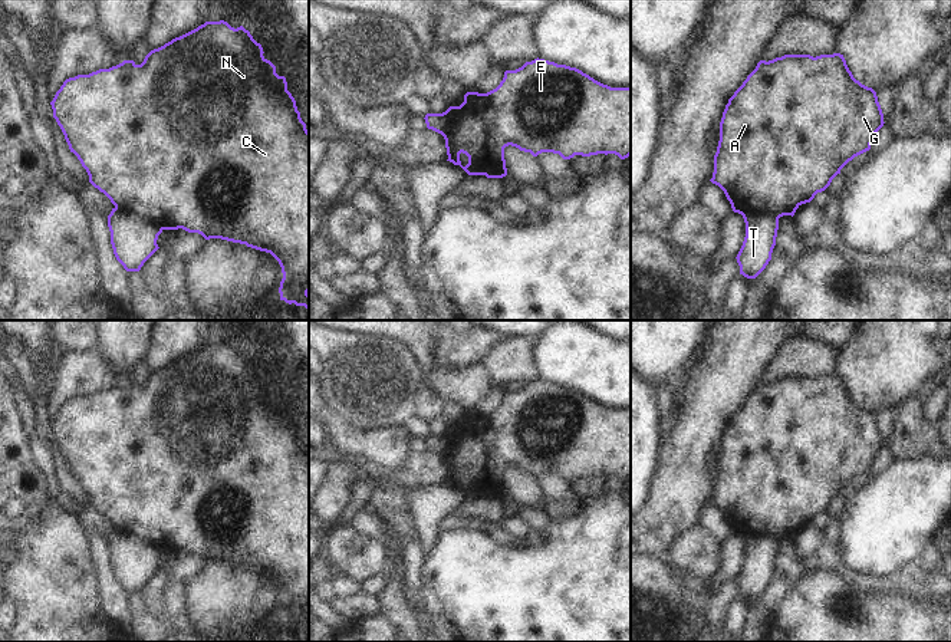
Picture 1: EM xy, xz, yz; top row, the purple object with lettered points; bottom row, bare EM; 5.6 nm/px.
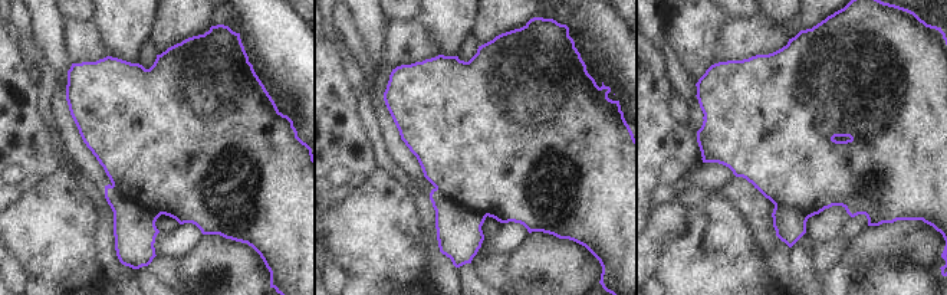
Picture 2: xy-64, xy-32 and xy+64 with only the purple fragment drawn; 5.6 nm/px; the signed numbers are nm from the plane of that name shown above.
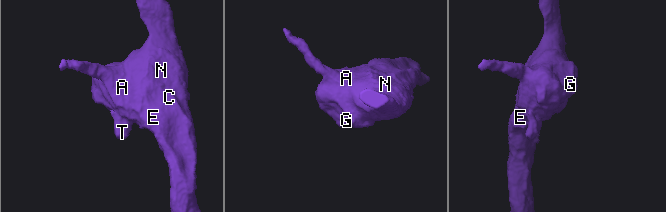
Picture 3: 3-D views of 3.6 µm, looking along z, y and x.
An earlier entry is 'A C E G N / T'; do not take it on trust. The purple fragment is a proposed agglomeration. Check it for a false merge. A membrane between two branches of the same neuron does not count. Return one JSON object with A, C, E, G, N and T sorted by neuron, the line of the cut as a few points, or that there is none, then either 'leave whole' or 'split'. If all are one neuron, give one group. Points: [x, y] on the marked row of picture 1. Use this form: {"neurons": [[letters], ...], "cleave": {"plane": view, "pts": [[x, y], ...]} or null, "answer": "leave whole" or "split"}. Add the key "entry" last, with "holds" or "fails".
{"neurons": [["A", "C", "E", "G", "N"], ["T"]], "cleave": {"plane": "xy", "pts": [[115, 206], [152, 220], [163, 229]]}, "answer": "split", "entry": "holds"}

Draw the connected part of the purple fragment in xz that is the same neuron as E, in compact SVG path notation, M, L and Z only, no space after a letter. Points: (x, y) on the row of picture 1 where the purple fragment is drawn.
M539 57L516 70L506 70L500 85L487 93L467 92L464 102L460 106L450 106L448 111L454 115L455 129L444 136L447 161L460 165L468 175L506 177L504 148L509 145L533 157L553 152L563 159L598 154L615 154L625 159L631 155L631 88L611 88L576 68Z

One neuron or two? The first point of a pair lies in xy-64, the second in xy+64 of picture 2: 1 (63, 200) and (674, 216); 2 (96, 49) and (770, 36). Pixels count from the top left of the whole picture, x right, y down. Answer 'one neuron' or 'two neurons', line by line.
1: two neurons
2: one neuron

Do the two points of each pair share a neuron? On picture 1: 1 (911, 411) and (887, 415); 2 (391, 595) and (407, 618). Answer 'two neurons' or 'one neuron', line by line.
1: two neurons
2: one neuron

